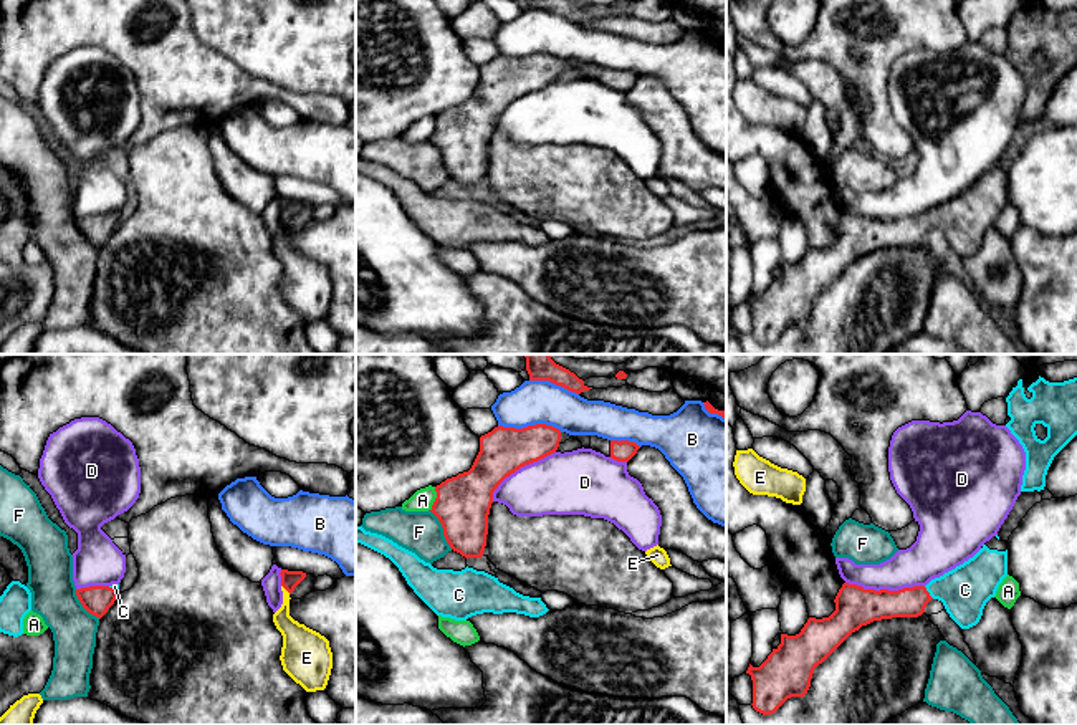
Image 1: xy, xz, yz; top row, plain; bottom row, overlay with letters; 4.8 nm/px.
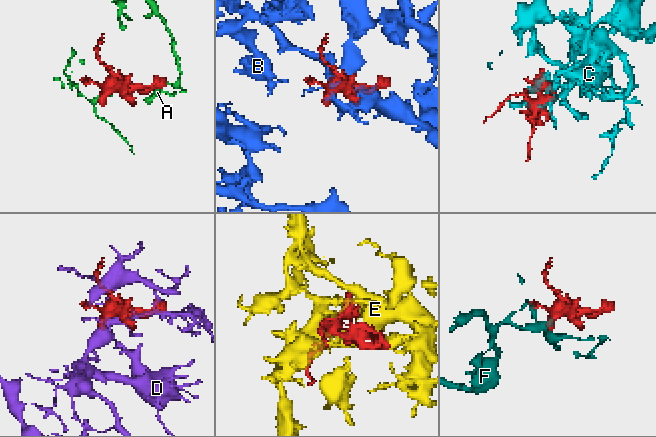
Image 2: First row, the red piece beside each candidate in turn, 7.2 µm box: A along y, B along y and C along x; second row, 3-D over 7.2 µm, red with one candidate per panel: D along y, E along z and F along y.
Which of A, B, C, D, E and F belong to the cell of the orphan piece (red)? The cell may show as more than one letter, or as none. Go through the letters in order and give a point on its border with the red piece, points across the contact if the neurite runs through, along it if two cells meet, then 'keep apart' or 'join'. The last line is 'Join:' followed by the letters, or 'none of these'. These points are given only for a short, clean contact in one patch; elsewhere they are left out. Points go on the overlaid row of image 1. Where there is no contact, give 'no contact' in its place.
A: xz (435, 499) | keep apart
B: xz (530, 426) | keep apart
C: yz (928, 593) | across yz (880, 604), (909, 603), (928, 593), (965, 590) | join
D: yz (885, 590) | keep apart
E: xy (287, 590) | keep apart
F: xz (444, 530) | along xz (429, 510), (440, 523), (442, 535), (452, 548) | keep apart
Join: C

